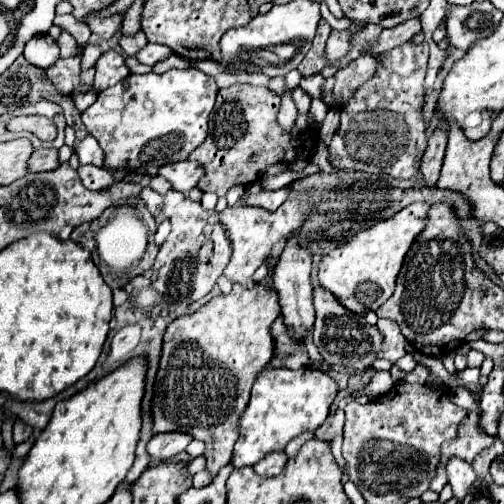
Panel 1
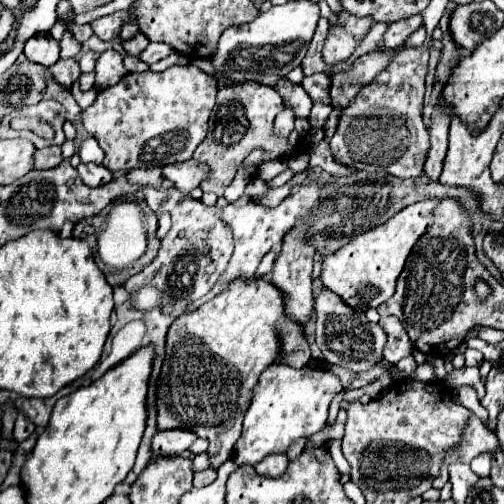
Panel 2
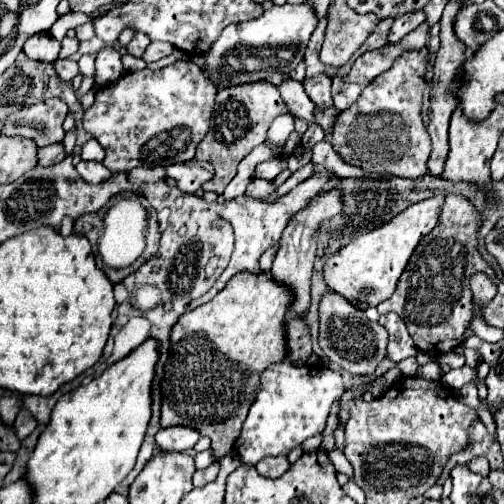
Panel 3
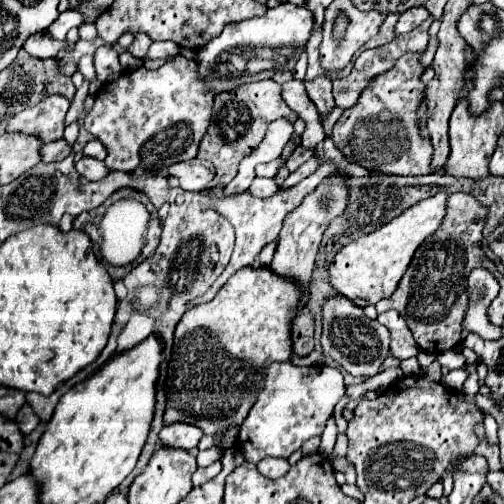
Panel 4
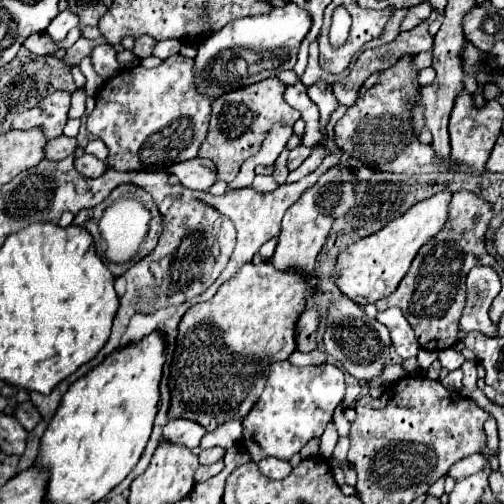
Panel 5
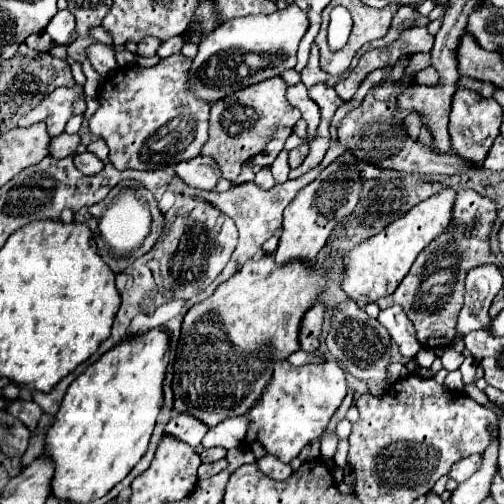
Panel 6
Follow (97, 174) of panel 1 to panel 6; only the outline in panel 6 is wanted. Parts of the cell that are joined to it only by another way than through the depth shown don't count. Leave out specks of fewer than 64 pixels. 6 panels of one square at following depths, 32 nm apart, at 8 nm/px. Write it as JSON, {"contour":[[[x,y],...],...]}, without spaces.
{"contour":[[[82,152],[82,154],[76,154],[74,156],[74,166],[86,174],[86,176],[96,176],[102,168],[104,168],[104,162],[98,160],[94,154],[90,152]]]}

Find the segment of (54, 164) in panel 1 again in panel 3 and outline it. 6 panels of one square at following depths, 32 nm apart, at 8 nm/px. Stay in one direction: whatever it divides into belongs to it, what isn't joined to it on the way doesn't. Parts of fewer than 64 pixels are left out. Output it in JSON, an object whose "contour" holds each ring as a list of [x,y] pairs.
{"contour":[[[52,144],[52,146],[44,146],[38,150],[38,166],[52,166],[58,164],[66,158],[64,154],[64,146],[62,144]]]}

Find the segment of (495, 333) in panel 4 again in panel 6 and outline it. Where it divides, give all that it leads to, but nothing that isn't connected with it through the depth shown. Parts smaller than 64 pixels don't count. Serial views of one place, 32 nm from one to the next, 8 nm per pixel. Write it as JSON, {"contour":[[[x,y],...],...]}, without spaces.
{"contour":[[[496,266],[472,268],[466,276],[466,302],[458,318],[458,334],[466,336],[472,330],[490,330],[488,308],[502,288],[502,274]]]}

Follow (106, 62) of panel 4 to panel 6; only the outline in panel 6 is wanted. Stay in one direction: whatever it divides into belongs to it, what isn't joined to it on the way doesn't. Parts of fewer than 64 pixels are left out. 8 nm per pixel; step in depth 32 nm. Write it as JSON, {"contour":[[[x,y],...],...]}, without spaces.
{"contour":[[[92,44],[88,48],[88,58],[90,58],[94,70],[104,78],[112,76],[118,70],[118,62],[116,62],[114,54],[116,54],[116,50],[106,44]]]}

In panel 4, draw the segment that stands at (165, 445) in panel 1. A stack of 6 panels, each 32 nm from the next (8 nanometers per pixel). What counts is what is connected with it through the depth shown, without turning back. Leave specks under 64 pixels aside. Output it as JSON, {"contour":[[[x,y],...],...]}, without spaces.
{"contour":[[[170,424],[164,426],[158,434],[158,442],[168,448],[182,448],[182,450],[192,450],[198,440],[202,438],[200,430],[192,428],[190,424]]]}

